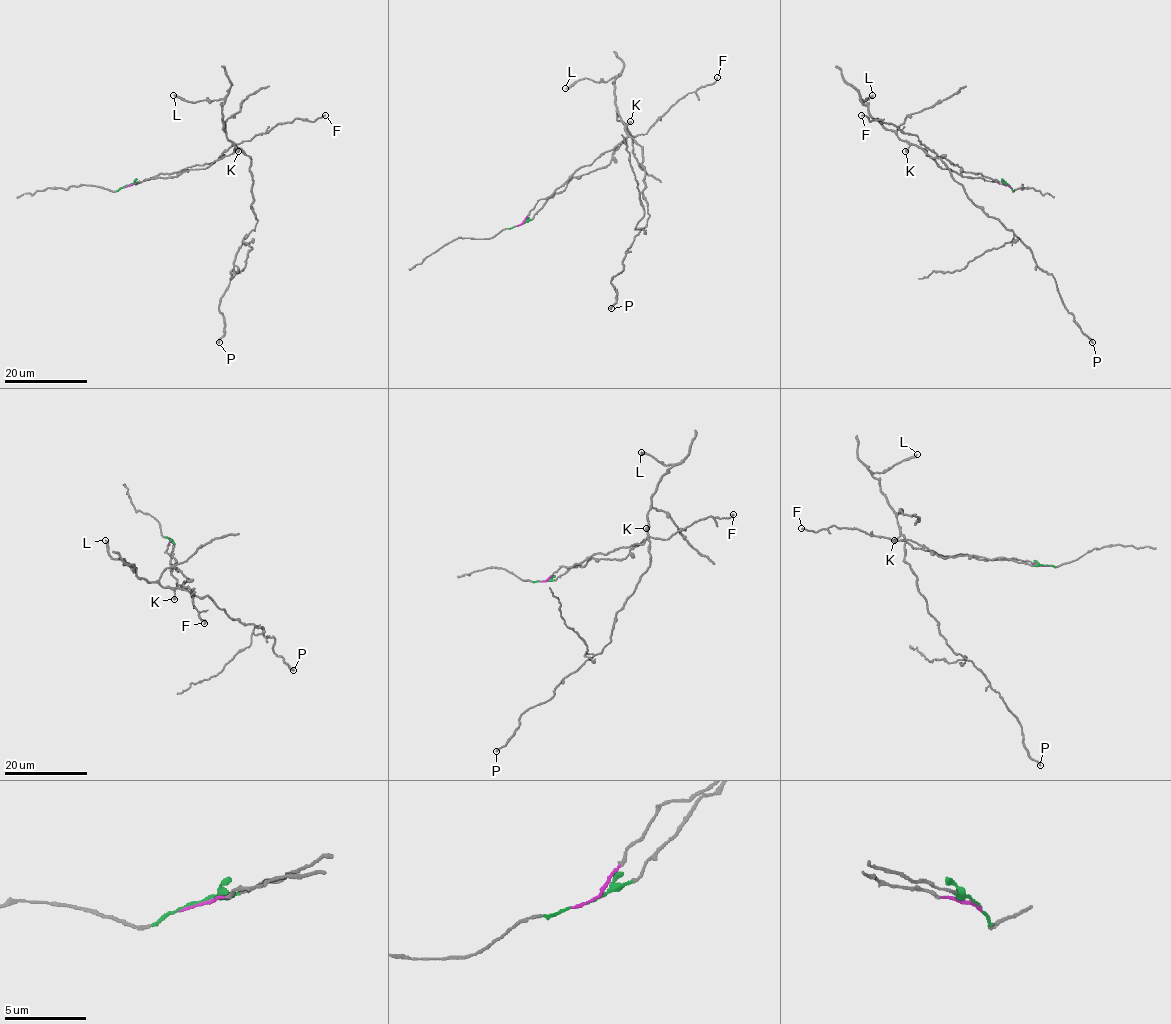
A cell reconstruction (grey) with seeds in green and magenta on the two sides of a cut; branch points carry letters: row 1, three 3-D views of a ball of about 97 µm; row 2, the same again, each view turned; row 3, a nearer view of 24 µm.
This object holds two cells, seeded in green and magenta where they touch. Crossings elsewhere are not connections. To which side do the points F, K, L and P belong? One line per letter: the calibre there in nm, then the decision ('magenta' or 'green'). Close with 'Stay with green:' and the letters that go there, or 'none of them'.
F: 200 nm thick; green
K: 320 nm thick; magenta
L: 240 nm thick; magenta
P: 280 nm thick; magenta
Stay with green: F

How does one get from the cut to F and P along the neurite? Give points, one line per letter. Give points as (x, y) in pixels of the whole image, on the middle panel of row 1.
F: (519, 225), (528, 221), (573, 177), (605, 168), (611, 154), (628, 136), (645, 134), (687, 94), (717, 77)
P: (519, 225), (539, 200), (631, 137), (642, 148), (649, 217), (610, 281), (617, 295), (610, 309)

